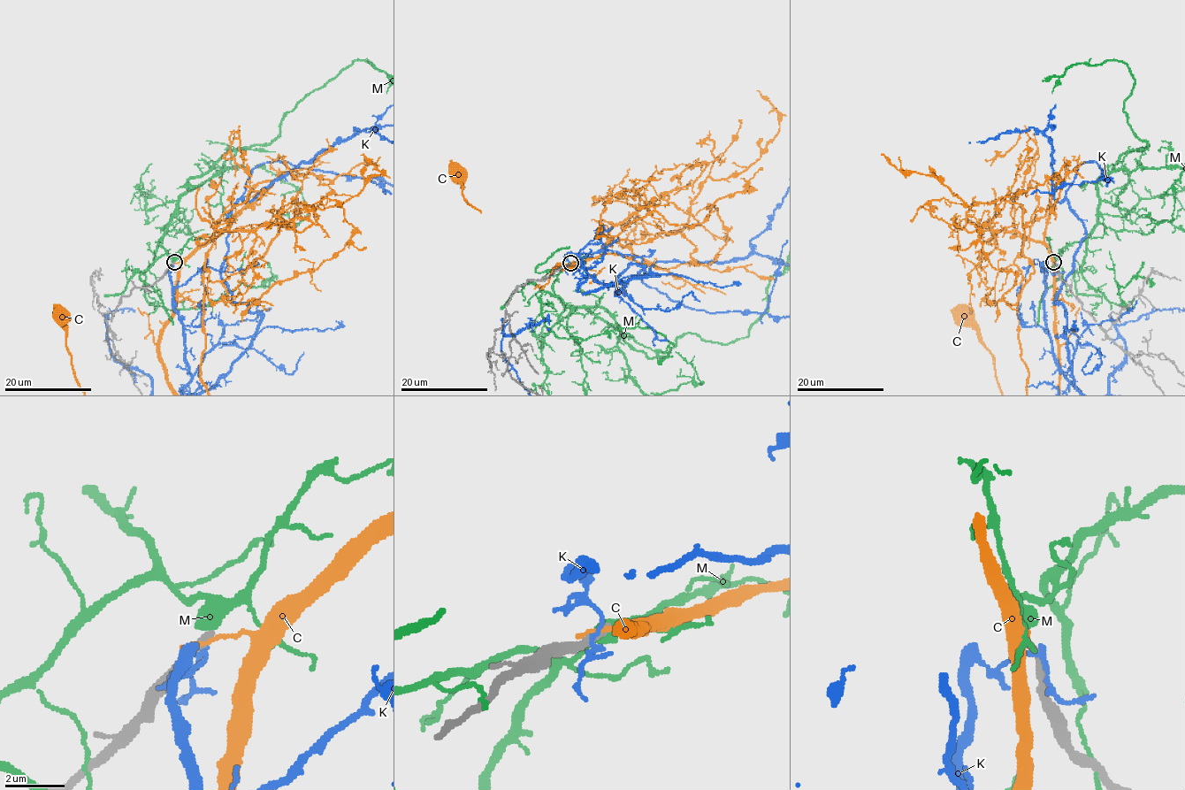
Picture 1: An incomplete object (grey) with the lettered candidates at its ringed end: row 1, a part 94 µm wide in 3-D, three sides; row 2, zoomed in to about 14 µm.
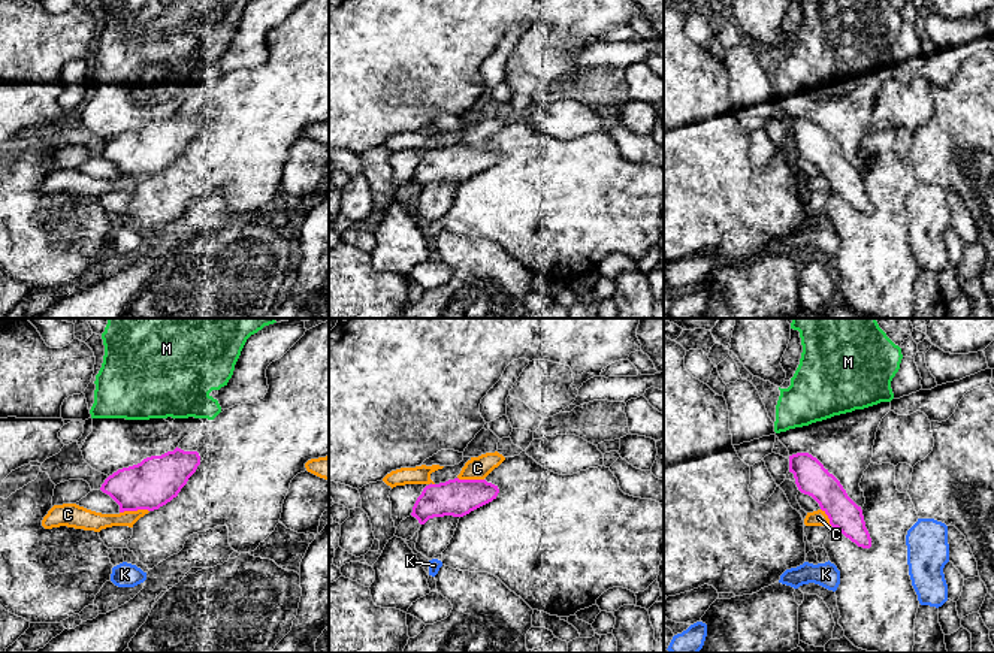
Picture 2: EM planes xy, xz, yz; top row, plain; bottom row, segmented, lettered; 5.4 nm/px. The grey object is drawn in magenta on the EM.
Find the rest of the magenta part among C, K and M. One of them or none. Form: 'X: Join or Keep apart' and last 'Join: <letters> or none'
C: Keep apart
K: Keep apart
M: Keep apart
Join: none

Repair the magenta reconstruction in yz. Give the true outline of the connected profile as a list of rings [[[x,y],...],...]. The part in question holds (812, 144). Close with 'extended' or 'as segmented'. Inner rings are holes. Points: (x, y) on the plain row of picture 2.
[[[809,118],[789,121],[789,137],[794,139],[798,155],[819,169],[833,193],[858,212],[871,212],[861,172],[848,161],[840,146],[816,123]]]; as segmented

